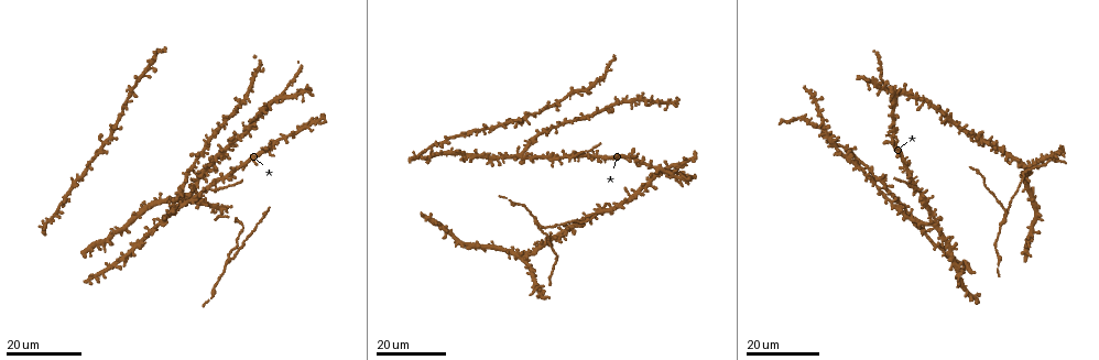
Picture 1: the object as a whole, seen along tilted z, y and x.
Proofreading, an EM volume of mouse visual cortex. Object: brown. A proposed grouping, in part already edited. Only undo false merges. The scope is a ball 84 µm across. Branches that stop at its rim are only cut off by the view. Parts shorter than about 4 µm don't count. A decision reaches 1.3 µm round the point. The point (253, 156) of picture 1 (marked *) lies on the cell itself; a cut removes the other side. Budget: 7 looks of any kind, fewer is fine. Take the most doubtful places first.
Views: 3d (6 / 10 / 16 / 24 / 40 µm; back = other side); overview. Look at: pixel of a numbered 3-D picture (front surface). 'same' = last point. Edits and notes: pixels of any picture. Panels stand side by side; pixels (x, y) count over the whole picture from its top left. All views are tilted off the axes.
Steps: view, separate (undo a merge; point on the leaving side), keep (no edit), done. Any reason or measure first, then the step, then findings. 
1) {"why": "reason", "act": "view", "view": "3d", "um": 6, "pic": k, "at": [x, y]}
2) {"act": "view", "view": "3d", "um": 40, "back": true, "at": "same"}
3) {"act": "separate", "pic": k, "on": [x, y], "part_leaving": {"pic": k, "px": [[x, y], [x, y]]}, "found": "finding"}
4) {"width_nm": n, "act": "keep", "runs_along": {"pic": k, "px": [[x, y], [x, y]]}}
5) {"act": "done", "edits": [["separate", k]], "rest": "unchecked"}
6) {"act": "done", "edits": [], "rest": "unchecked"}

{"why": "small branch off a trunk", "act": "view", "view": "3d", "um": 24, "pic": 1, "at": [279, 95]}

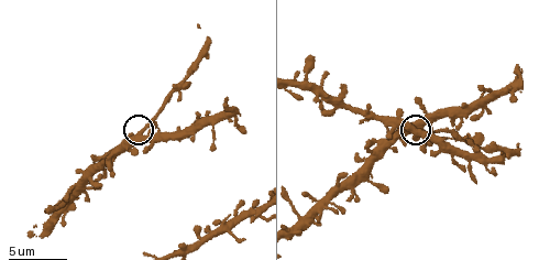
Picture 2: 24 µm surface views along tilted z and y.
{"act": "view", "view": "3d", "um": 6, "pic": 2, "at": [146, 126]}

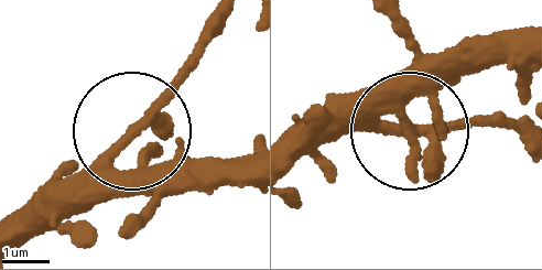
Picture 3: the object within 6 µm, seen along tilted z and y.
{"side_arm_um": 12, "act": "keep", "found": "all the same cell"}

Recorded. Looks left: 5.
{"why": "four arms meet", "act": "view", "view": "3d", "um": 16, "pic": 1, "at": [215, 183]}

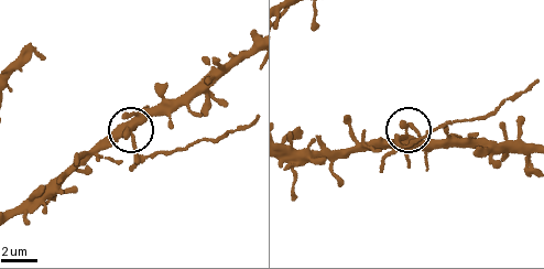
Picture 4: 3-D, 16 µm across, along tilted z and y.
{"act": "view", "view": "3d", "um": 10, "pic": 4, "at": [406, 137]}

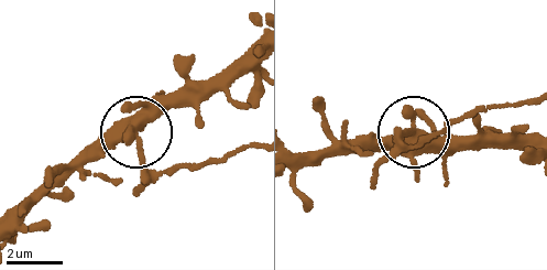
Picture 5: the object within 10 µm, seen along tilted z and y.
{"arms": 4, "act": "separate", "pic": 5, "on": [145, 174], "found": "two cells meet here"}

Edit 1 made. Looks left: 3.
{"why": "four arms meet", "act": "view", "view": "3d", "um": 10, "pic": 2, "at": [225, 227]}

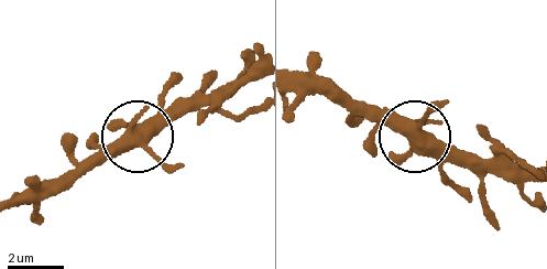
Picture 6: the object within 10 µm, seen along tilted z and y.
{"act": "view", "view": "3d", "um": 6, "pic": 6, "at": [136, 134]}

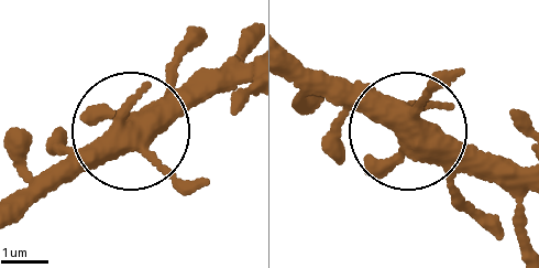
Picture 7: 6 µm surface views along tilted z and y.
{"arms": 4, "act": "keep", "runs_along": {"pic": 7, "px": [[18, 202], [227, 68]]}, "found": "one cell here"}

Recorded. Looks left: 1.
{"act": "done", "edits": [["separate", 5]], "rest": "unchecked"}

